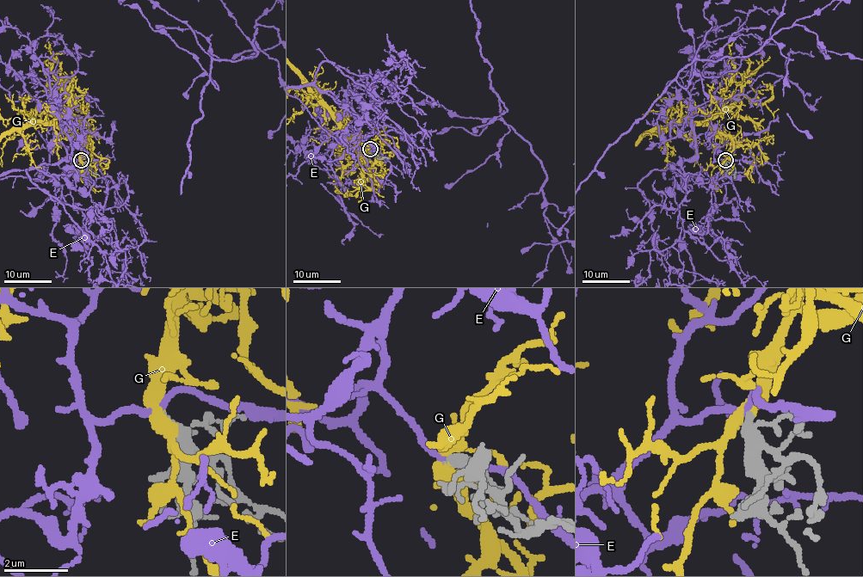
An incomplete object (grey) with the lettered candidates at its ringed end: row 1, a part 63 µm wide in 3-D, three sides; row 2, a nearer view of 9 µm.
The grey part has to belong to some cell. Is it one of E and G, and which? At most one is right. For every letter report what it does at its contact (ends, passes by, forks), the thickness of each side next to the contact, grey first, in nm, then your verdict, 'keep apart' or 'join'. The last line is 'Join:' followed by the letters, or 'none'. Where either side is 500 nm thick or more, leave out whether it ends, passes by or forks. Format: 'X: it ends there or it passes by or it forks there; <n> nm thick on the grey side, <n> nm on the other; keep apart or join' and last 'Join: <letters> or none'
E: it passes by; 240 nm thick on the grey side, 190 nm on the other; keep apart
G: it passes by; 300 nm thick on the grey side, 320 nm on the other; join
Join: G

